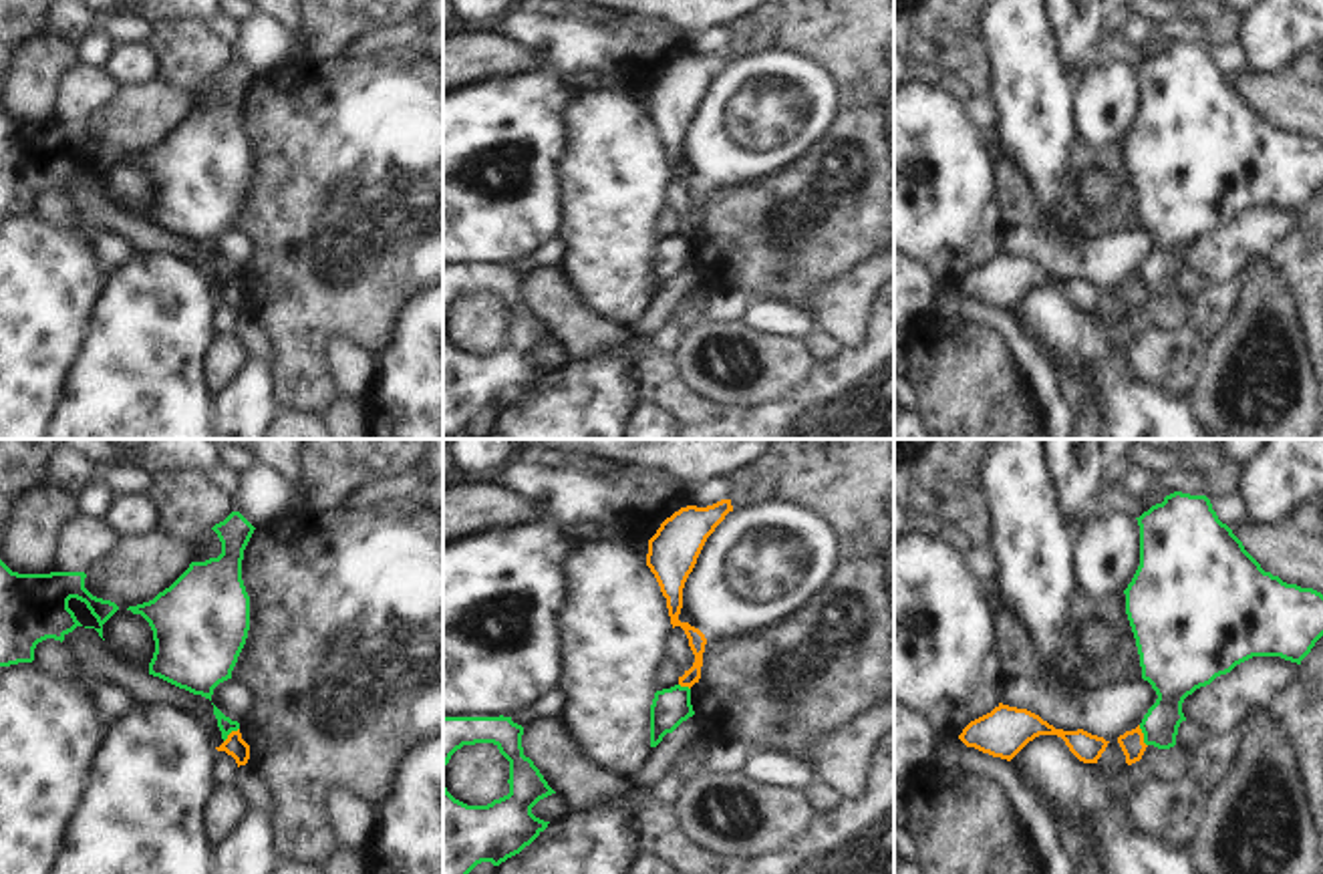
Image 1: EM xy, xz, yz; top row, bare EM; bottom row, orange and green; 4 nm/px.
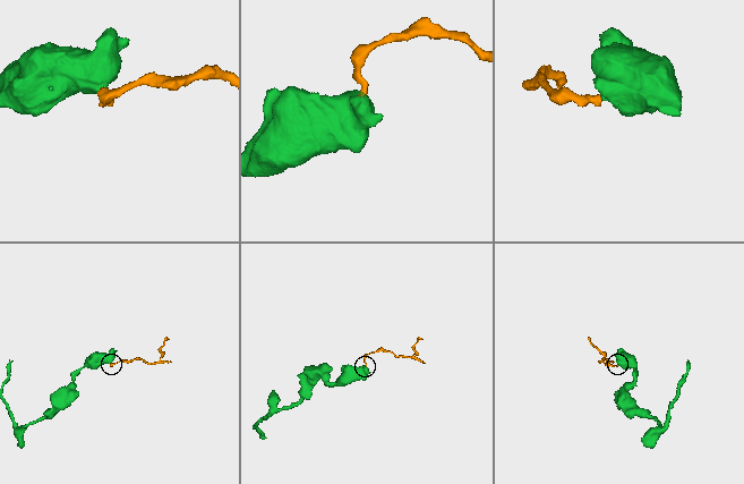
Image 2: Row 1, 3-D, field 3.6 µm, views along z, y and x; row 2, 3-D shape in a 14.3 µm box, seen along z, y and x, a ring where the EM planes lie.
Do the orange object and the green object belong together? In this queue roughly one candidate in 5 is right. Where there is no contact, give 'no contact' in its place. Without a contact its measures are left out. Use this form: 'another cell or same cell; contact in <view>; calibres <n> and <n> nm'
another cell; contact in yz; calibres 100 and 160 nm

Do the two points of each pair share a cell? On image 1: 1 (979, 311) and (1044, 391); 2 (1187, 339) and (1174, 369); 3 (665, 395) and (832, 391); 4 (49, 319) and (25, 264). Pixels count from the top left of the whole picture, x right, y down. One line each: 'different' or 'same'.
1: same
2: same
3: same
4: same

